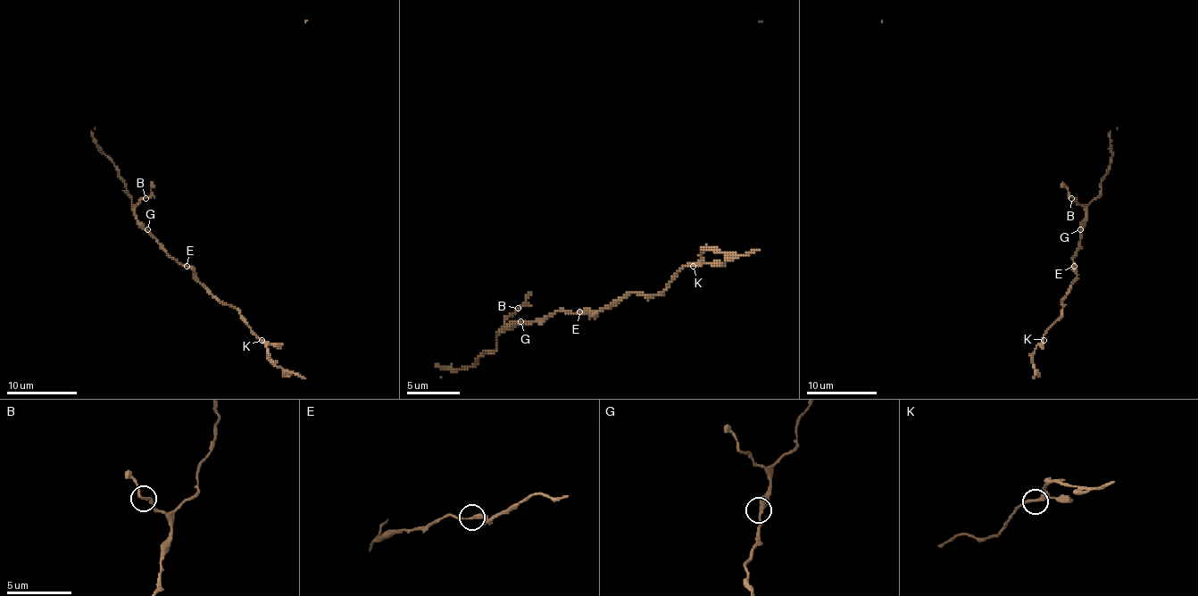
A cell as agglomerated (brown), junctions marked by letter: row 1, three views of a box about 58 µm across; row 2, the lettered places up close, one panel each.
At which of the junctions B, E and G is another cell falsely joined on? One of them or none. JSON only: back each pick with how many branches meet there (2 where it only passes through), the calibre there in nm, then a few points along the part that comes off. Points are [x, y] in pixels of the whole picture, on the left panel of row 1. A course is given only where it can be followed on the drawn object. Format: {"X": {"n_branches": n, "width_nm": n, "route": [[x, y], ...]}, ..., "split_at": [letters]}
{"split_at": []}

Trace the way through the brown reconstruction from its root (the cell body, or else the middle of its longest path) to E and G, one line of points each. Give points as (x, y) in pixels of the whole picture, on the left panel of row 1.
E: (147, 198), (137, 204), (135, 219), (172, 257), (186, 266)
G: (147, 198), (144, 198), (135, 208), (135, 219), (147, 229)

